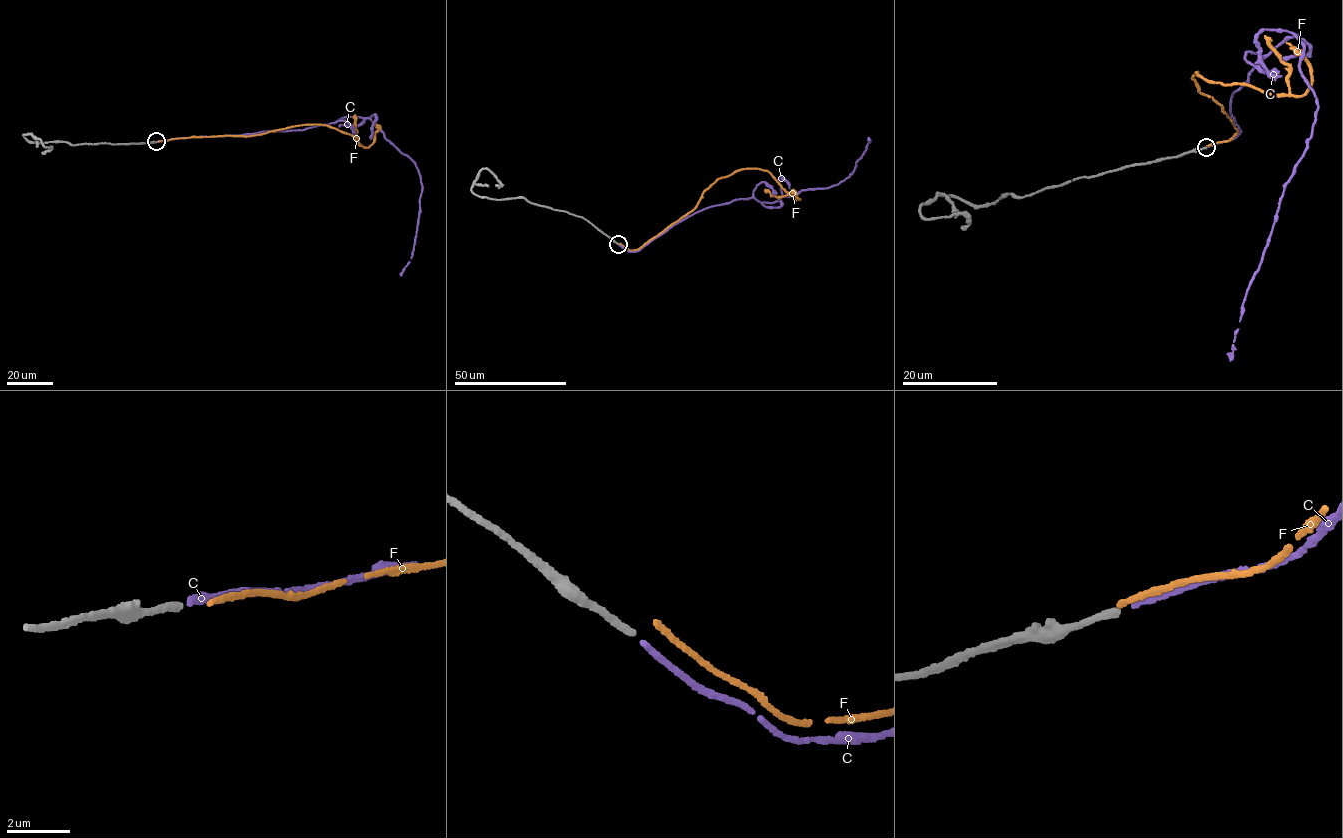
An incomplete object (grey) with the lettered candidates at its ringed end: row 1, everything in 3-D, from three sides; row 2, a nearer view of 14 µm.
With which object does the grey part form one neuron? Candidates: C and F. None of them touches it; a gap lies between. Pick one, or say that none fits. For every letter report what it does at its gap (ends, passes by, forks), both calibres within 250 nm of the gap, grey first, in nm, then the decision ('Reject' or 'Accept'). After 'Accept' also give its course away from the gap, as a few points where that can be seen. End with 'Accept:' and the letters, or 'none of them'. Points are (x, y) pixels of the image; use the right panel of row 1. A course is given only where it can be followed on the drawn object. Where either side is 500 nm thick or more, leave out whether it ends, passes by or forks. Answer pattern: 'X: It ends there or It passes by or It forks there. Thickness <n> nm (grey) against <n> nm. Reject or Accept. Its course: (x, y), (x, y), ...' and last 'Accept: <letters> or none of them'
C: It ends there. Thickness 240 nm (grey) against 190 nm. Accept. Its course: (1208, 146), (1241, 132), (1232, 94), (1300, 35), (1318, 100), (1312, 134), (1231, 360)
F: It ends there. Thickness 240 nm (grey) against 180 nm. Reject
Accept: C

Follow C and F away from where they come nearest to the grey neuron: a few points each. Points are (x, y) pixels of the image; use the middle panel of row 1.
C: (619, 244), (637, 251), (689, 216), (736, 199), (774, 203), (802, 190), (831, 187), (853, 172), (869, 139)
F: (620, 243), (629, 250), (640, 248), (691, 211), (718, 179), (742, 169), (768, 171), (799, 199), (785, 191)

